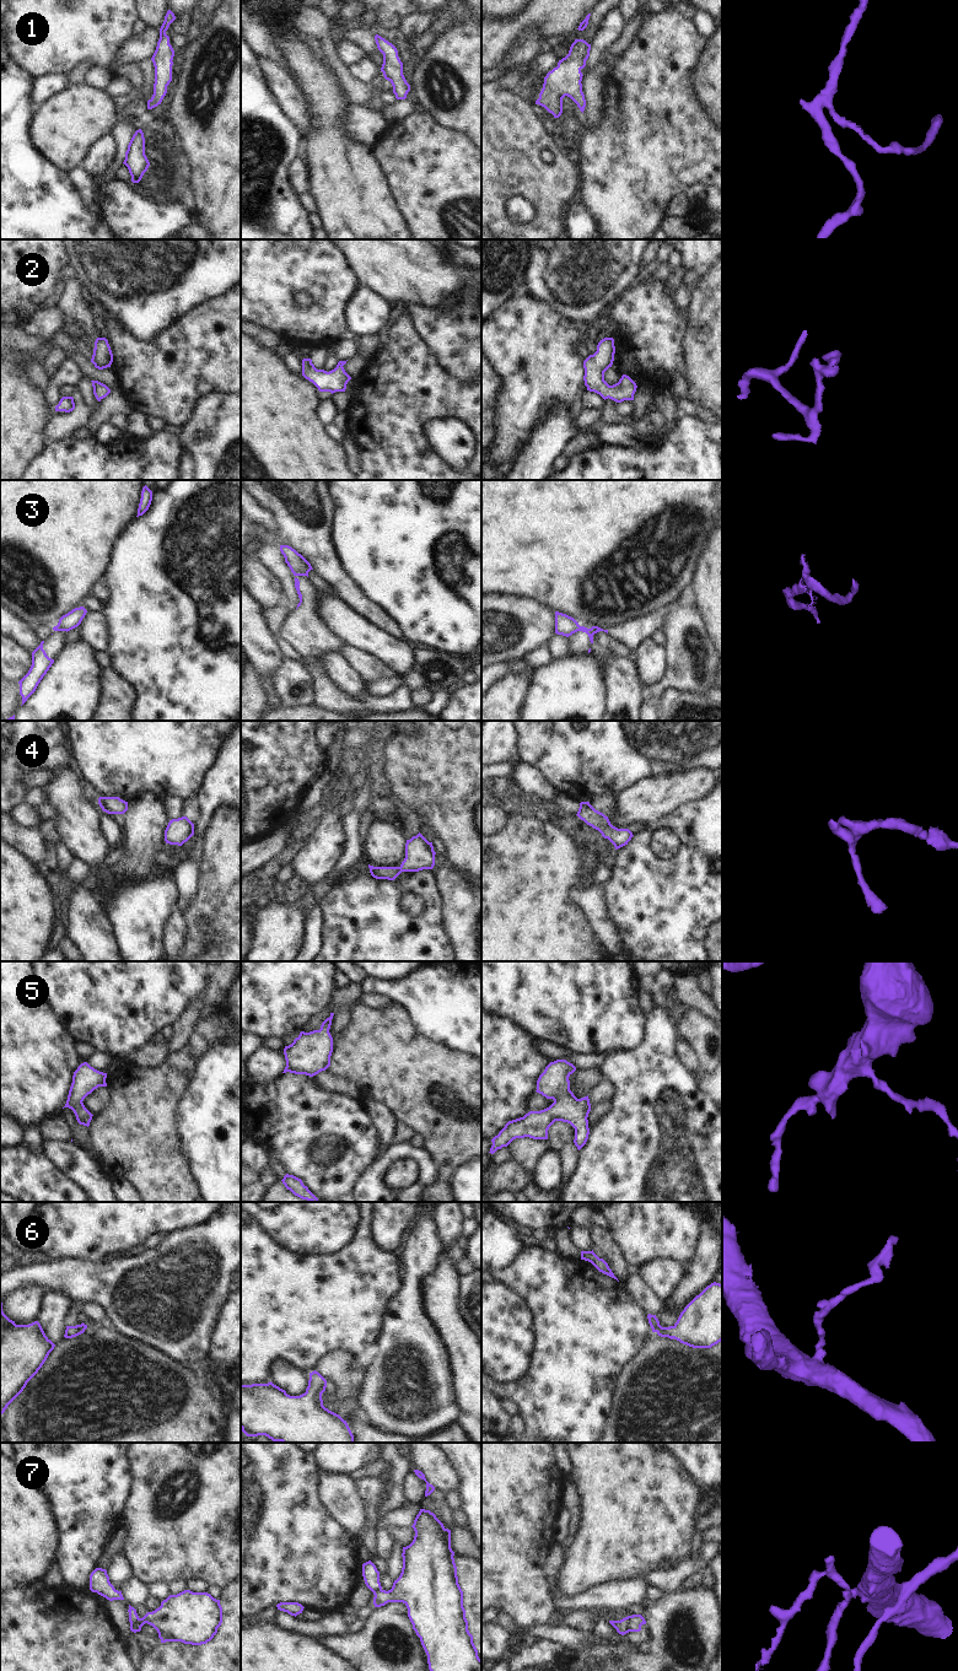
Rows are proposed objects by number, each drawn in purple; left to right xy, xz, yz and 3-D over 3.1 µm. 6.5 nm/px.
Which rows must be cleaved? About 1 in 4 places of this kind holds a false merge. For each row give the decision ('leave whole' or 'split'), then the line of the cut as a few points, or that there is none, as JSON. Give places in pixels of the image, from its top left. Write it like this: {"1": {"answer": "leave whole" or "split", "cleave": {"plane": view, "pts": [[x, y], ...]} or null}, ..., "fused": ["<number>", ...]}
{"1": {"answer": "leave whole", "cleave": null}, "2": {"answer": "leave whole", "cleave": null}, "3": {"answer": "split", "cleave": {"plane": "yz", "pts": [[581, 626], [577, 630]]}}, "4": {"answer": "leave whole", "cleave": null}, "5": {"answer": "leave whole", "cleave": null}, "6": {"answer": "leave whole", "cleave": null}, "7": {"answer": "split", "cleave": {"plane": "yz", "pts": [[631, 1616], [628, 1631]]}}, "fused": ["3", "7"]}

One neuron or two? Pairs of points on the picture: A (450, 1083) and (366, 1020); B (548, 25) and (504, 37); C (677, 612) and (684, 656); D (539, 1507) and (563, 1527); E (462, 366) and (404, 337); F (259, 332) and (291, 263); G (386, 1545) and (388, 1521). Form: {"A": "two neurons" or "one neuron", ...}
{"A": "one neuron", "B": "one neuron", "C": "one neuron", "D": "two neurons", "E": "two neurons", "F": "two neurons", "G": "one neuron"}

